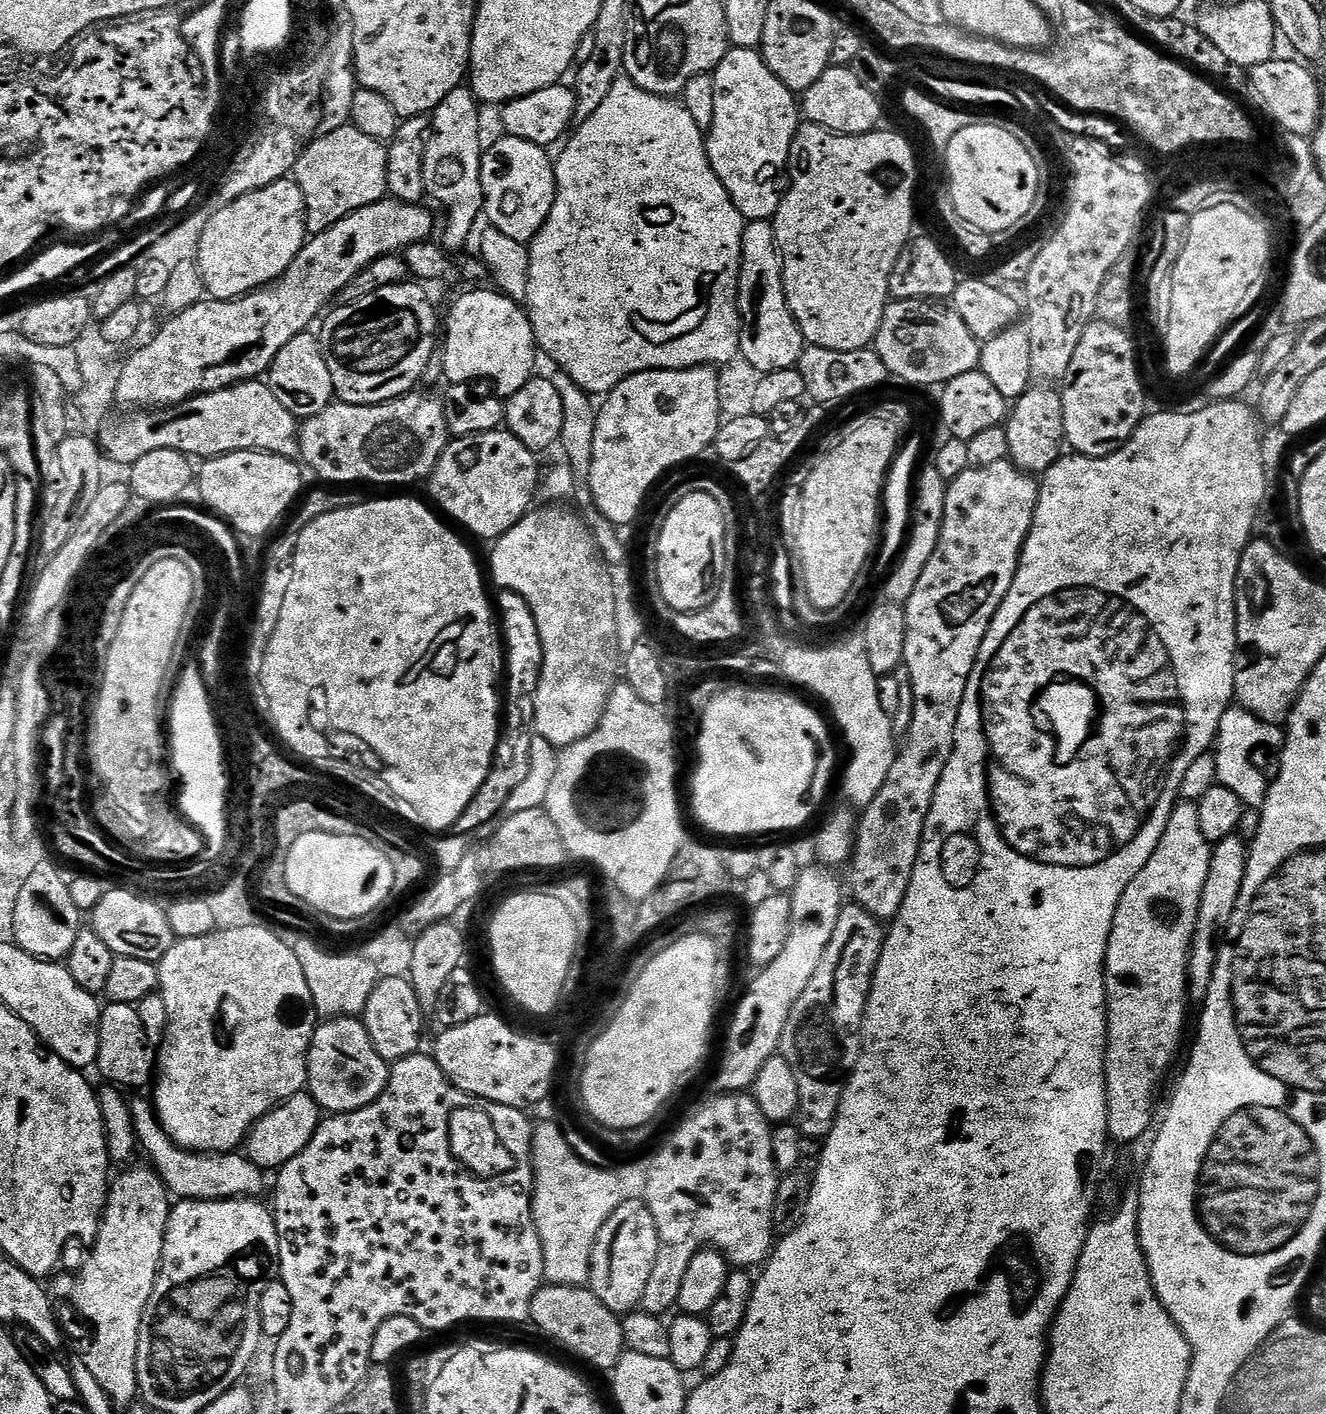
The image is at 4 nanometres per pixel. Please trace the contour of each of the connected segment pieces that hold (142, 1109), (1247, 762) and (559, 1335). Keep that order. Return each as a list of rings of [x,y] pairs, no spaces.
[[[144,1100],[131,1101],[132,1117],[136,1139],[142,1152],[152,1161],[160,1181],[173,1197],[180,1200],[239,1200],[241,1198],[256,1198],[264,1188],[265,1169],[250,1162],[247,1155],[235,1152],[190,1152],[179,1148],[160,1127],[156,1112],[151,1103]]]
[[[1233,704],[1219,722],[1219,734],[1214,745],[1217,783],[1233,790],[1243,800],[1245,807],[1252,810],[1263,807],[1267,803],[1269,781],[1254,758],[1260,750],[1281,749],[1285,739],[1285,731],[1279,725],[1262,722],[1256,715]]]
[[[545,1283],[532,1300],[531,1323],[536,1323],[548,1336],[565,1344],[576,1356],[581,1356],[596,1368],[615,1369],[626,1349],[622,1338],[621,1317],[612,1312],[593,1294],[591,1287],[575,1284]]]

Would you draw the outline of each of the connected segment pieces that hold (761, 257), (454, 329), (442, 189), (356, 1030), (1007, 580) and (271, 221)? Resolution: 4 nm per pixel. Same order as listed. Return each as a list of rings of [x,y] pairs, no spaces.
[[[750,220],[742,234],[740,259],[740,356],[750,362],[761,374],[774,370],[795,368],[800,363],[806,341],[790,306],[784,289],[784,264],[780,261],[780,248],[776,245],[776,230],[772,220]]]
[[[480,288],[477,292],[464,292],[456,301],[452,304],[452,309],[448,312],[448,333],[443,333],[442,336],[442,351],[444,353],[444,374],[445,377],[451,383],[454,384],[468,384],[473,382],[472,380],[493,380],[496,383],[496,388],[494,388],[495,395],[501,398],[507,398],[518,394],[518,390],[522,390],[522,386],[526,386],[526,382],[530,382],[534,379],[534,373],[532,372],[536,368],[536,356],[538,357],[538,345],[536,339],[534,338],[534,330],[532,329],[532,324],[528,321],[527,311],[517,301],[511,300],[510,297],[504,295],[503,292],[499,290],[491,290],[492,292],[487,292],[486,289]]]
[[[471,87],[450,90],[430,116],[428,145],[424,155],[424,190],[427,199],[437,200],[448,211],[444,220],[445,249],[460,248],[472,236],[476,219],[484,210],[482,194],[482,143],[480,144],[480,111],[482,105]]]
[[[337,1016],[317,1023],[307,1060],[307,1091],[330,1114],[353,1112],[377,1100],[386,1088],[391,1067],[381,1058],[366,1034],[363,1019]]]
[[[1009,459],[981,468],[970,466],[948,484],[946,510],[938,546],[930,562],[926,562],[926,570],[922,570],[922,578],[918,578],[918,586],[914,586],[914,594],[910,594],[904,608],[906,650],[903,667],[910,674],[914,690],[914,718],[906,733],[908,741],[905,744],[903,741],[902,747],[897,751],[896,761],[894,766],[890,766],[890,774],[882,790],[878,790],[874,802],[870,802],[863,809],[864,817],[861,818],[860,824],[858,820],[854,851],[850,857],[851,899],[863,906],[878,921],[895,920],[908,893],[910,878],[918,862],[926,818],[934,802],[934,790],[938,790],[942,770],[946,770],[946,762],[950,762],[950,754],[954,750],[958,710],[966,694],[968,679],[974,670],[978,650],[986,638],[986,630],[1014,582],[1020,552],[1034,522],[1034,510],[1038,506],[1039,497],[1040,486],[1037,477],[1023,472]]]
[[[285,178],[274,182],[270,186],[266,186],[262,190],[254,190],[250,194],[246,194],[242,198],[238,198],[234,202],[230,202],[230,206],[226,206],[222,210],[213,212],[208,223],[200,229],[198,233],[198,241],[200,245],[196,248],[194,259],[197,266],[200,267],[200,273],[204,279],[205,293],[213,300],[234,300],[237,296],[247,296],[249,292],[255,292],[258,288],[263,288],[272,283],[274,280],[280,279],[284,275],[285,270],[290,266],[290,262],[294,262],[294,258],[302,250],[306,239],[306,213],[304,211],[304,195],[295,179]]]

